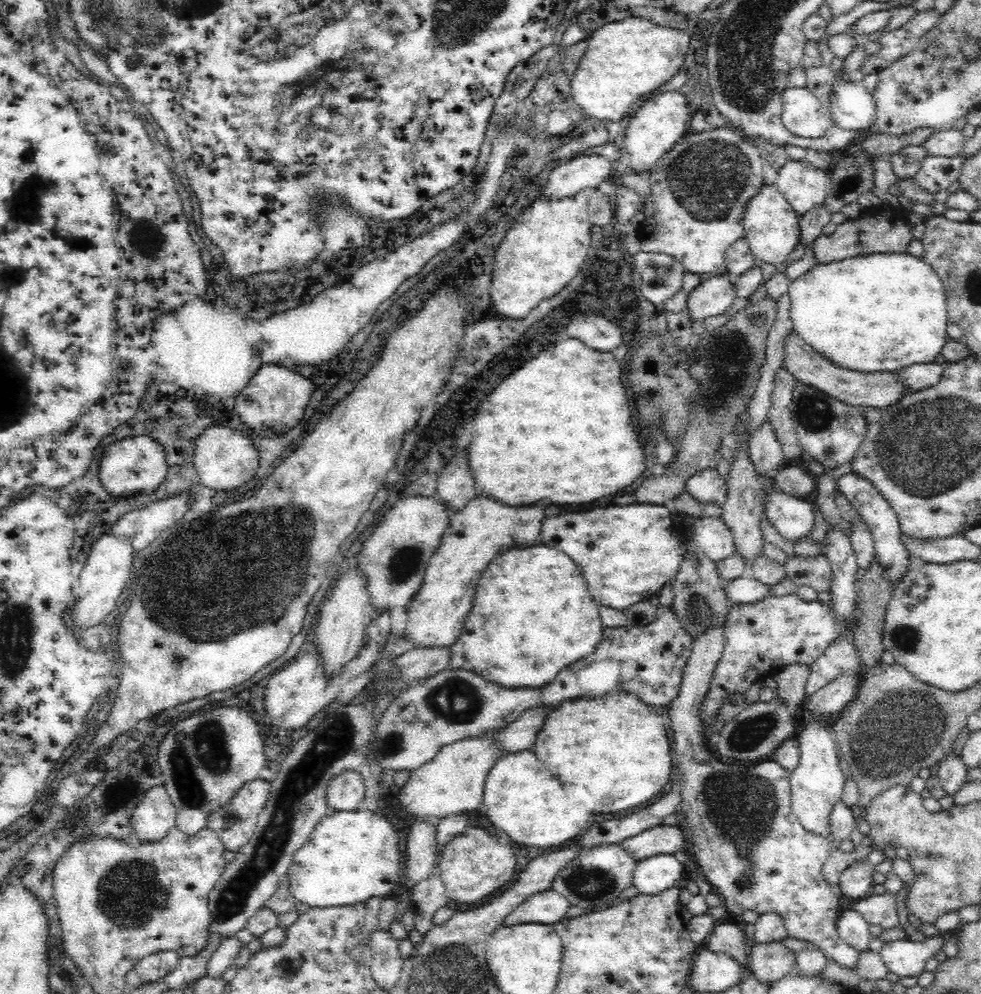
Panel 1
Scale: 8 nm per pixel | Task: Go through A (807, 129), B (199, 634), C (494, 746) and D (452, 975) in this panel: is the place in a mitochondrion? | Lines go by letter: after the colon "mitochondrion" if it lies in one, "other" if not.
A: other
B: mitochondrion
C: other
D: mitochondrion

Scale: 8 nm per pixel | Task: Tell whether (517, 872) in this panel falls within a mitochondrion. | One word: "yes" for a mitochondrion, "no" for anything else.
no

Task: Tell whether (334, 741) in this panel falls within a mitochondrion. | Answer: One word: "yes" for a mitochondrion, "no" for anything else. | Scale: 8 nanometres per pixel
yes

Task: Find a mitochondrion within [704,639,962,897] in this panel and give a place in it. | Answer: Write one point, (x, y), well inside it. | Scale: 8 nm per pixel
(899, 728)

